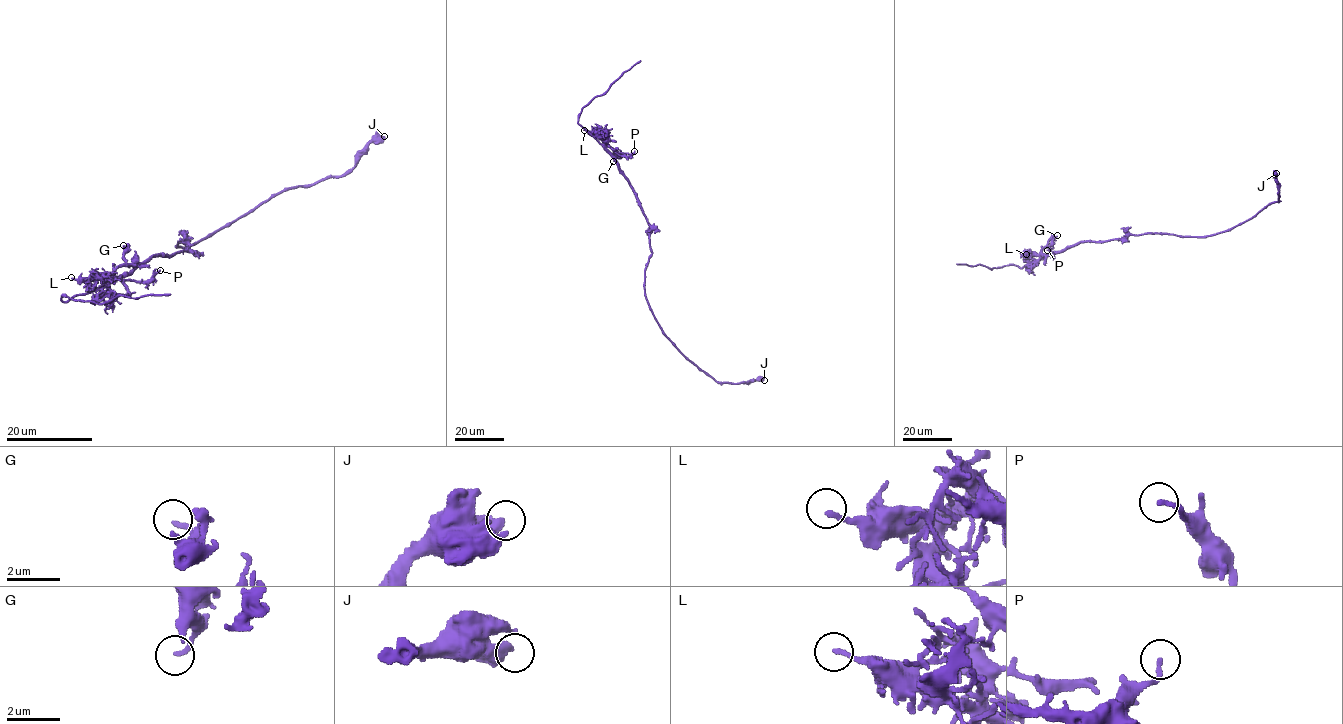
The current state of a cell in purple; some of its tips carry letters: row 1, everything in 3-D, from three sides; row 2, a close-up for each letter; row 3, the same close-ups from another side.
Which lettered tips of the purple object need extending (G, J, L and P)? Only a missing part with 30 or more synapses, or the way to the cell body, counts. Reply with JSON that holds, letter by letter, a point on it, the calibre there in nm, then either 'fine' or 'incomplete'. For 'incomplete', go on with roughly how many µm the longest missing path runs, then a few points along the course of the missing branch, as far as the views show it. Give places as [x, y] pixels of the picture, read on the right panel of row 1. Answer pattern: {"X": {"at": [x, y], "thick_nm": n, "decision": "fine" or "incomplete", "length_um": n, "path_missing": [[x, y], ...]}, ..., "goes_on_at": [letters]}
{"G": {"at": [1057, 235], "thick_nm": 170, "decision": "fine"}, "J": {"at": [1276, 173], "thick_nm": 500, "decision": "fine"}, "L": {"at": [1026, 254], "thick_nm": 160, "decision": "fine"}, "P": {"at": [1047, 250], "thick_nm": 180, "decision": "fine"}, "goes_on_at": []}

